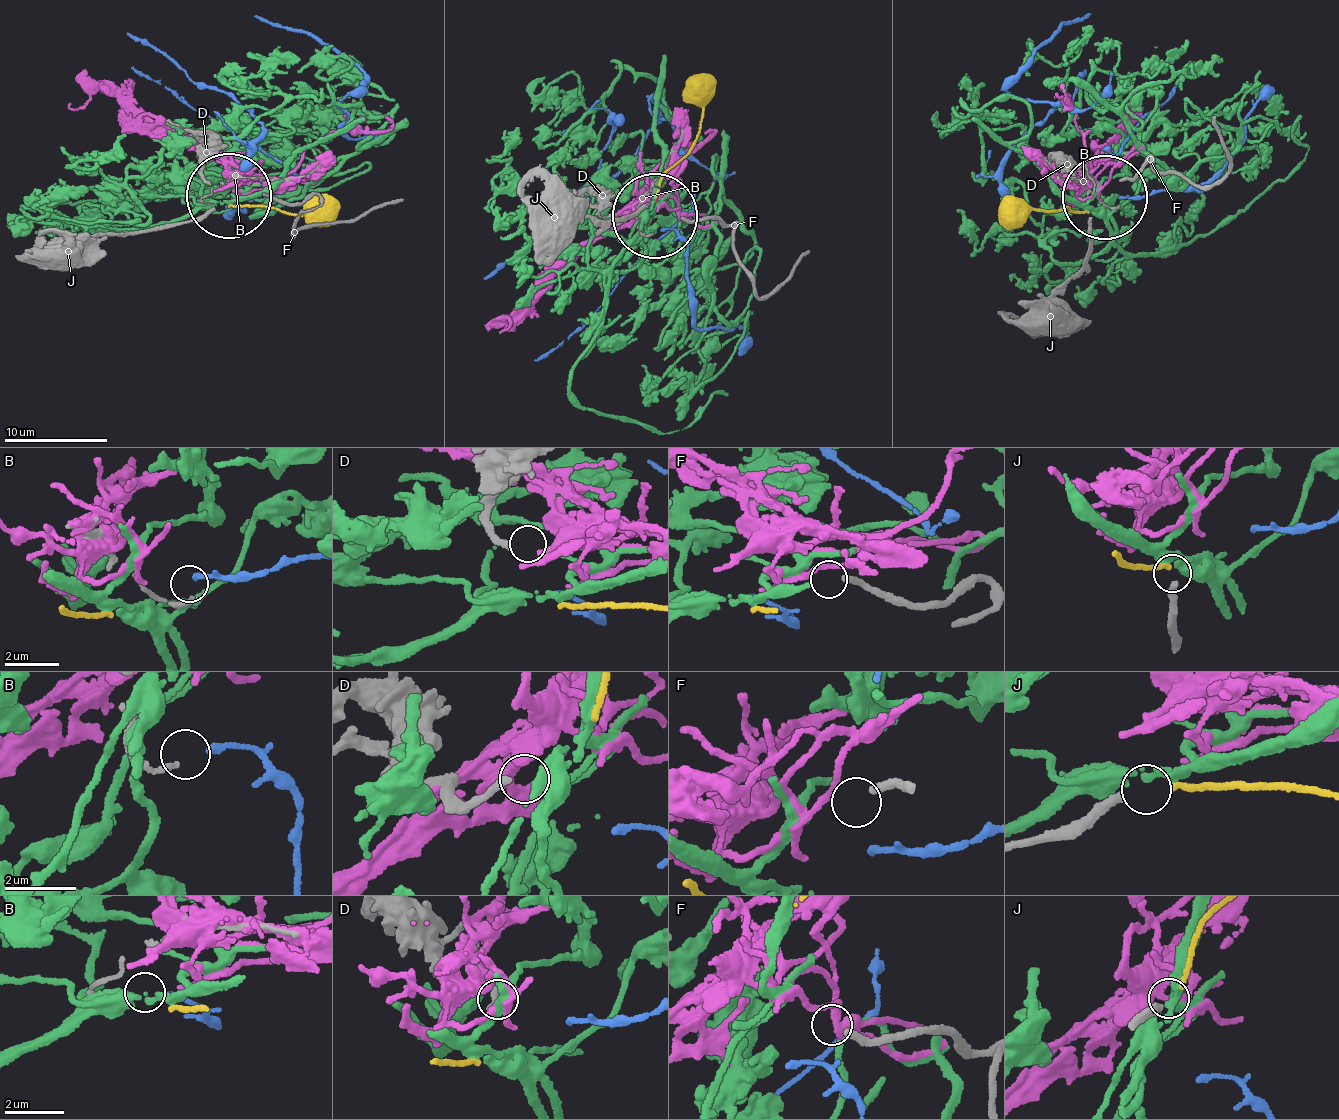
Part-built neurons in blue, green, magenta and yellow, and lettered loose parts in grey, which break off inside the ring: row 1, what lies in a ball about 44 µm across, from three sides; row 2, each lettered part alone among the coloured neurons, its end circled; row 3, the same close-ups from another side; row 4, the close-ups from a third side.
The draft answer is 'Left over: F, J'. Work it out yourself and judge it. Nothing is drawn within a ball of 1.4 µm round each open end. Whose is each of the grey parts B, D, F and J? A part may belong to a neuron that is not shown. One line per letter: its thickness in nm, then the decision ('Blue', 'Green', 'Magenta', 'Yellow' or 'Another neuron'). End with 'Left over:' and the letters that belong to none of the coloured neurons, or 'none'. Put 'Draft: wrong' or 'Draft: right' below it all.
B: Thickness 130 nm. Blue
D: Thickness 200 nm. Green
F: Thickness 240 nm. Another neuron
J: Thickness 260 nm. Another neuron
Left over: F, J
Draft: right

